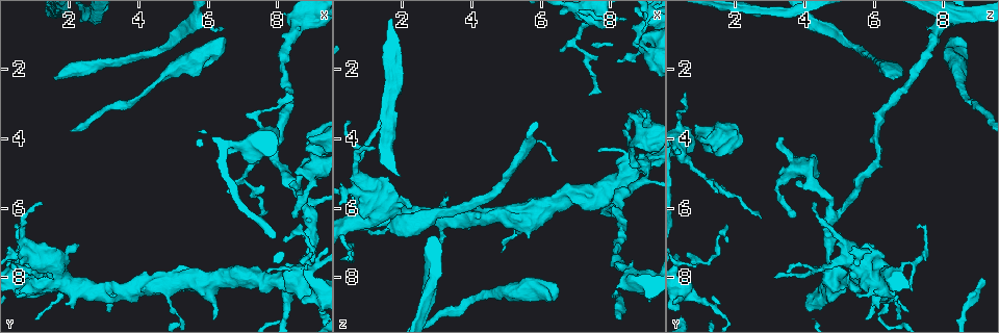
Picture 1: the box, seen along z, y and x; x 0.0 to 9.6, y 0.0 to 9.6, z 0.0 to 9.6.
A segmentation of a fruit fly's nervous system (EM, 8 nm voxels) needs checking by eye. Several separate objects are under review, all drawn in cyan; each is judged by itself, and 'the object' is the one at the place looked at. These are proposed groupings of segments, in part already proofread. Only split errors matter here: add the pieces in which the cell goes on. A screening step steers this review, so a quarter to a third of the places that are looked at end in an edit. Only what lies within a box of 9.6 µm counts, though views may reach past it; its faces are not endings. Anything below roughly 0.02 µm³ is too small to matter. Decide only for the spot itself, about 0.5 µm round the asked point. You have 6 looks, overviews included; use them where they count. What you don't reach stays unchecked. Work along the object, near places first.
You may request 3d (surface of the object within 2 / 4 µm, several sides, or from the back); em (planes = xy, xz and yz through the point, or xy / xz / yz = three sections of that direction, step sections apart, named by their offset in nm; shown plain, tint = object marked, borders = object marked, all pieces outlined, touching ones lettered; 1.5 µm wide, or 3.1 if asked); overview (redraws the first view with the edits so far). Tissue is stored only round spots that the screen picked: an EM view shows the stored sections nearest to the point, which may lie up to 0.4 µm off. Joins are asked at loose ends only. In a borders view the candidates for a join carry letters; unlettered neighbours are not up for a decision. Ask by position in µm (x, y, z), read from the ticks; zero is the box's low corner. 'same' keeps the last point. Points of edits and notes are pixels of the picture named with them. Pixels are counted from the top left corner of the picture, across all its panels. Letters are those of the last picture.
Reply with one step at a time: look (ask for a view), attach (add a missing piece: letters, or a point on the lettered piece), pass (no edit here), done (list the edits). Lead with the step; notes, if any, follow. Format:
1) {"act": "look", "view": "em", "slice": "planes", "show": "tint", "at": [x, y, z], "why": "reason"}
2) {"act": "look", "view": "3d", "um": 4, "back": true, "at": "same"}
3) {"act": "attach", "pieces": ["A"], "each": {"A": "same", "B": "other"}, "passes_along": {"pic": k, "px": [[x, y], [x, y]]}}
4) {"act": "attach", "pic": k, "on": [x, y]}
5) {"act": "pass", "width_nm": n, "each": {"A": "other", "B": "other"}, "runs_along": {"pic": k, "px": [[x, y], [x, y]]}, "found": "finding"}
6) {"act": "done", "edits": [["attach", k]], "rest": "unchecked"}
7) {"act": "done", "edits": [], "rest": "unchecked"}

{"act": "look", "view": "3d", "um": 4, "back": true, "at": [8.85, 4.35, 1.45], "why": "free end"}

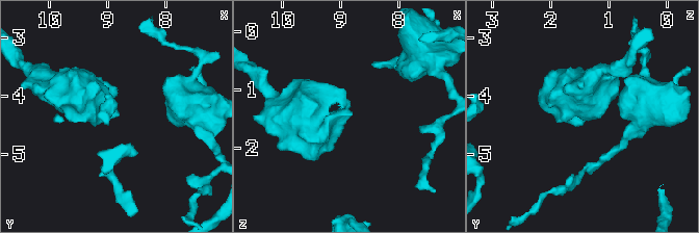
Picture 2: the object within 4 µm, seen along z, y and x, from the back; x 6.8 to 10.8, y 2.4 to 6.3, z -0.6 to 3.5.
{"act": "look", "view": "em", "slice": "planes", "show": "borders", "at": [8.80, 4.35, 1.45]}

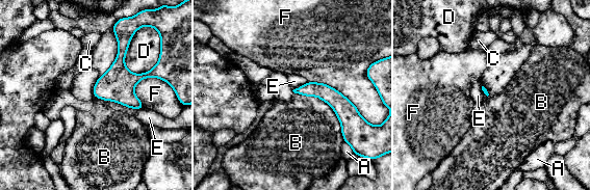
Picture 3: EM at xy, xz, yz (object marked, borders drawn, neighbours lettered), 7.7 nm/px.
{"act": "pass", "each": {"A": "other", "B": "other", "C": "other", "D": "other", "E": "other", "F": "other"}, "runs_along": {"pic": 3, "px": [[298, 90], [326, 92], [345, 128]]}, "found": "no lettered piece goes on from it"}

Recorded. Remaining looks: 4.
{"act": "look", "view": "em", "slice": "planes", "show": "plain", "at": [8.95, 3.90, 3.20], "why": "free end"}

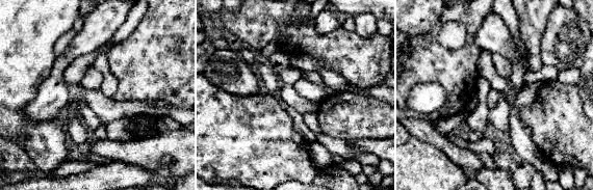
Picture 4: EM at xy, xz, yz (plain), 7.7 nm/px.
{"act": "look", "view": "em", "slice": "planes", "show": "borders", "at": "same"}

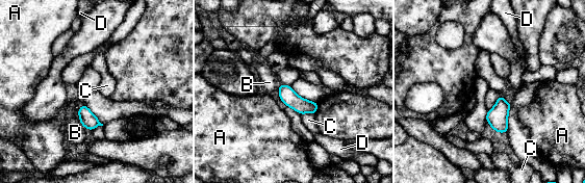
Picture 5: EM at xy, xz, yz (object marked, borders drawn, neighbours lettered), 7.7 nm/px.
{"act": "pass", "longest_contact_nm": ["C", 110], "each": {"A": "other", "B": "other", "C": "other", "D": "other"}, "border": {"pic": 5, "px": [[314, 113], [301, 114]]}, "found": "no lettered piece goes on from it"}

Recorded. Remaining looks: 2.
{"act": "look", "view": "em", "slice": "planes", "show": "borders", "at": [1.25, 5.90, 4.30], "why": "tapers out"}

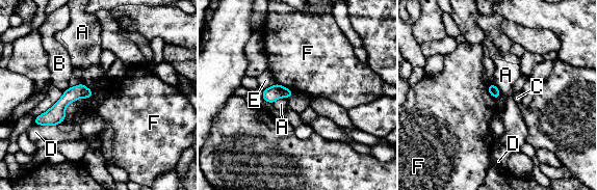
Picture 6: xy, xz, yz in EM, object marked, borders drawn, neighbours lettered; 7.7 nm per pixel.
{"act": "pass", "each": {"A": "other", "B": "other", "C": "other", "D": "other", "E": "other", "F": "other"}, "runs_along": {"pic": 6, "px": [[89, 92], [71, 94], [43, 123]]}, "found": "none of them fits"}

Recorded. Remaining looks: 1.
{"act": "done", "edits": [], "rest": "unchecked"}

